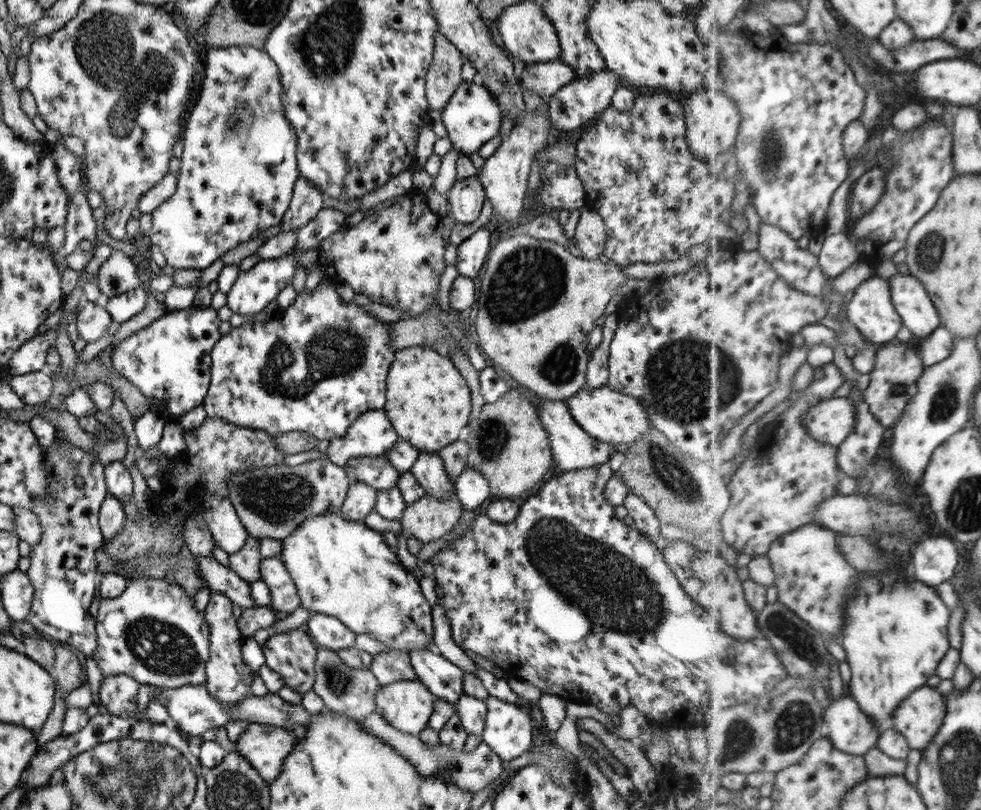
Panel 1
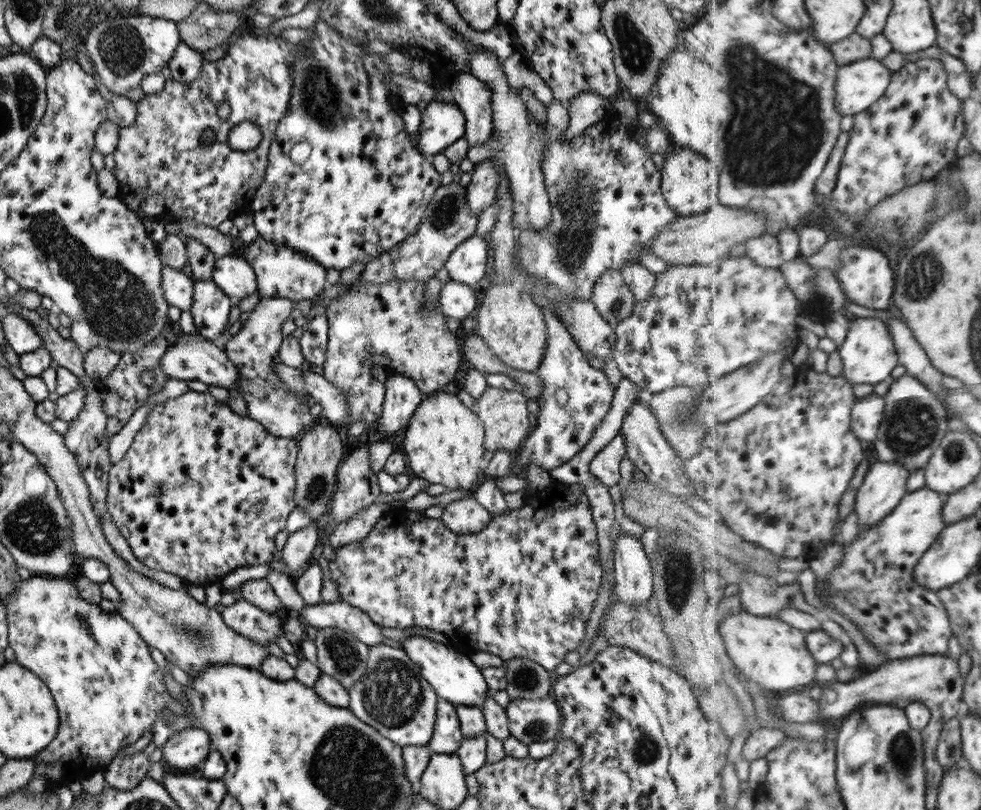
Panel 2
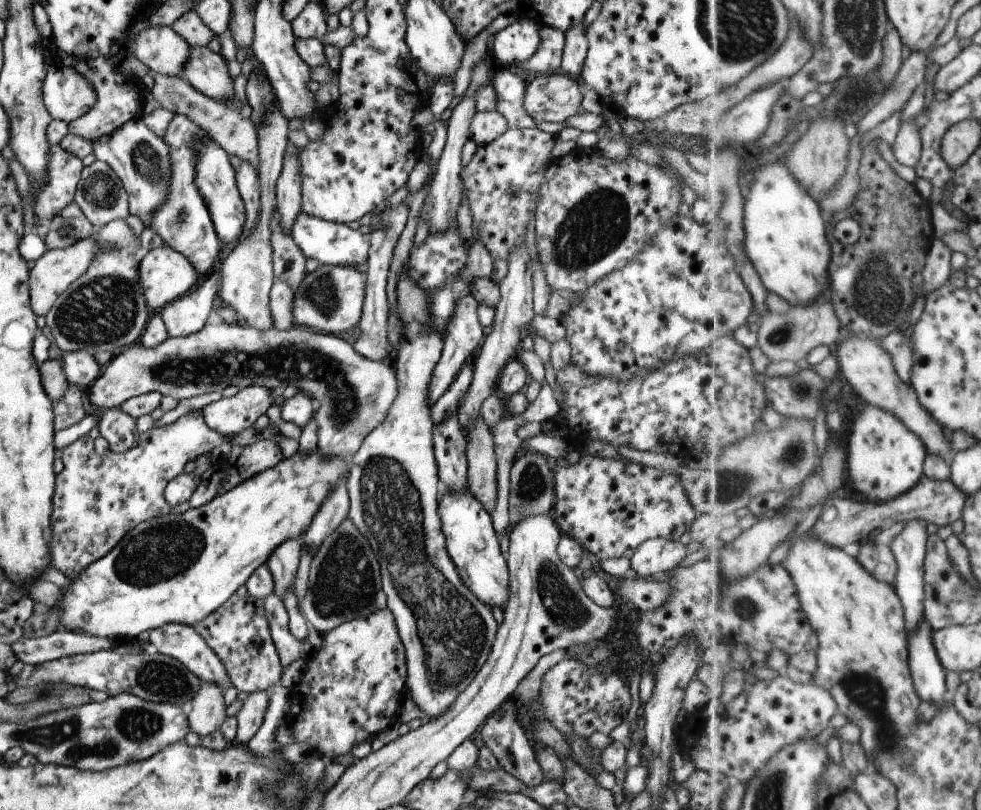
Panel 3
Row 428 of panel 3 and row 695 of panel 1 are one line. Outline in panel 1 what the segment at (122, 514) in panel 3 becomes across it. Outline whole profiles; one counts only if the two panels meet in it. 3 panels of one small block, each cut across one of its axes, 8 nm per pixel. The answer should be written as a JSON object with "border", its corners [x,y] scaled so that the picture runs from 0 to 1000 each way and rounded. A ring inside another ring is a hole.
{"border":[[[190,846],[185,847],[181,849],[167,849],[158,847],[160,849],[161,857],[155,858],[153,862],[151,862],[152,865],[160,865],[169,874],[171,878],[171,881],[173,883],[173,886],[179,891],[179,900],[182,901],[187,907],[190,910],[194,909],[200,909],[200,907],[206,907],[210,901],[214,900],[223,900],[226,896],[229,896],[239,883],[239,888],[245,889],[245,890],[253,890],[254,893],[263,893],[263,894],[275,894],[279,898],[287,898],[292,901],[297,900],[298,895],[305,895],[310,896],[311,899],[313,896],[316,896],[316,891],[320,891],[320,884],[324,884],[324,881],[317,883],[314,880],[307,870],[300,870],[298,868],[295,868],[293,865],[290,865],[283,857],[279,856],[272,856],[268,860],[263,860],[260,858],[253,858],[252,860],[249,860],[239,874],[236,874],[236,879],[230,879],[230,874],[226,872],[227,869],[221,863],[218,862],[213,854],[212,851],[209,848],[209,846]]]}

